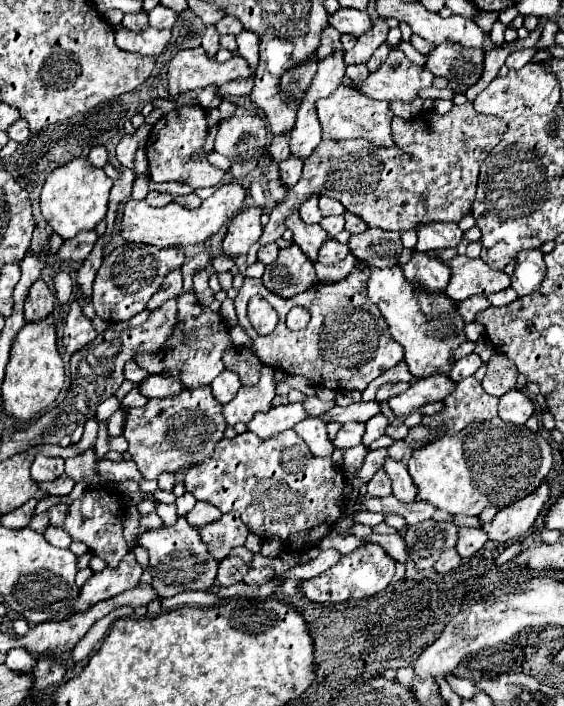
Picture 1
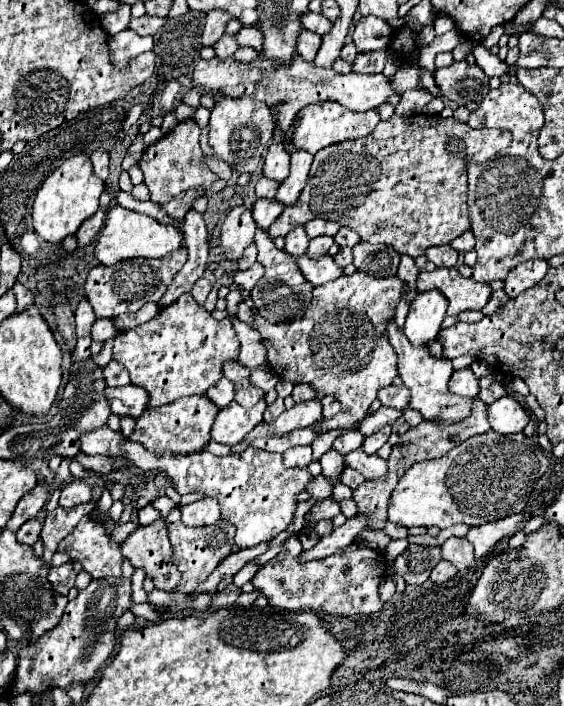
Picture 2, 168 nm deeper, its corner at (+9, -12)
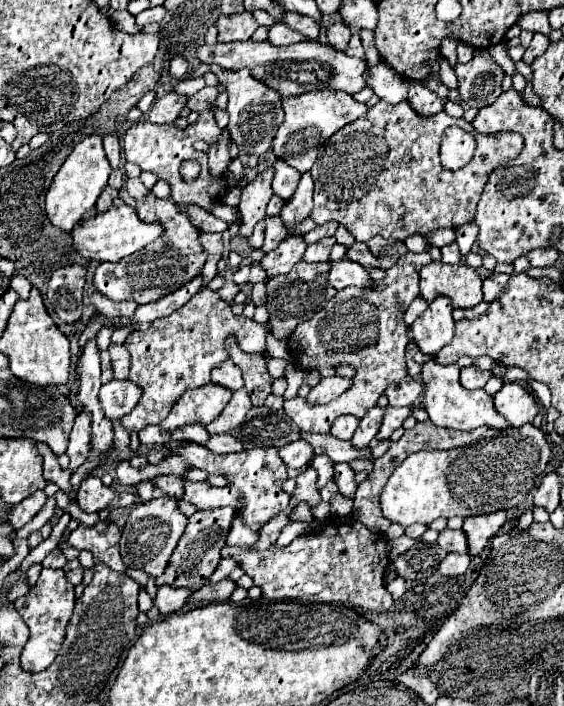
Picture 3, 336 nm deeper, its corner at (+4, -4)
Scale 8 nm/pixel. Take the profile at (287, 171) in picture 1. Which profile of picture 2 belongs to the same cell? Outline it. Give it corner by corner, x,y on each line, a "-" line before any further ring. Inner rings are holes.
257,199
253,205
253,219
259,229
265,233
269,231
269,225
277,221
277,217
283,213
283,205
277,201
267,201
267,199

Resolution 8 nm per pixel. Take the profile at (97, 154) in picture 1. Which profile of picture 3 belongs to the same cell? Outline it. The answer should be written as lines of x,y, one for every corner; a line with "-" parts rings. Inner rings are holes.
106,135
104,137
104,151
106,151
106,157
108,157
110,165
116,169
120,165
120,143
118,143
116,135

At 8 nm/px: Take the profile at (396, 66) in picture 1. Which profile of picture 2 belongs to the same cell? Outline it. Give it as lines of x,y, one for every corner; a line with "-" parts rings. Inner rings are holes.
259,55
257,59
249,63
241,63
235,57
227,59
217,59
213,57
211,61
199,61
193,81
203,89
211,91
213,95
225,93
229,97
257,97
257,101
263,101
269,105
269,109
277,109
277,123
283,129
289,129
289,123
293,121
295,113
315,101
337,101
347,109
353,111
367,111
375,109
381,103
387,101
389,95
401,95
409,89
417,87
419,81
419,67
417,65
401,65
399,71
393,75
393,83
385,75
359,75
359,73
349,73
341,75
335,73
333,69
317,69
311,61
305,61
301,55
293,57
289,65
277,65
277,61
263,61

